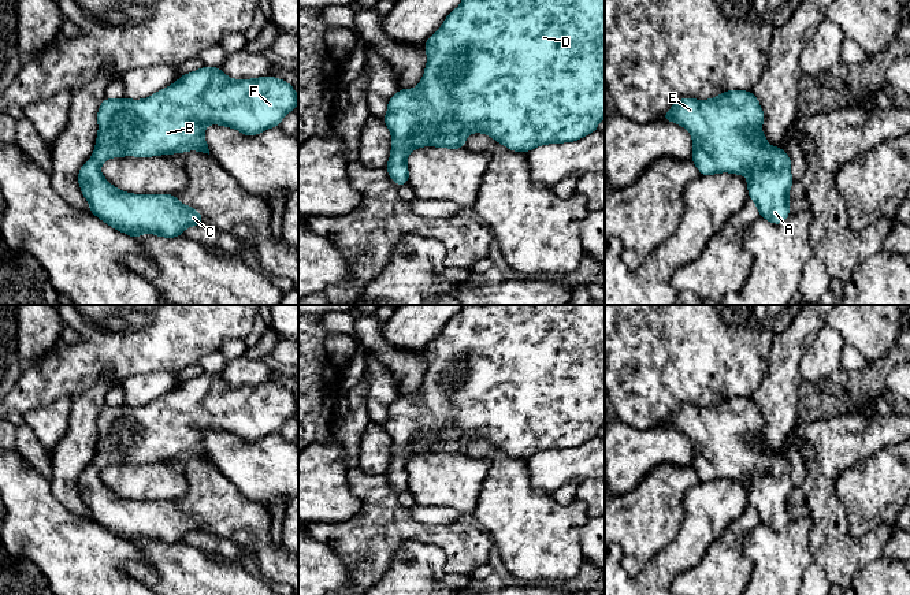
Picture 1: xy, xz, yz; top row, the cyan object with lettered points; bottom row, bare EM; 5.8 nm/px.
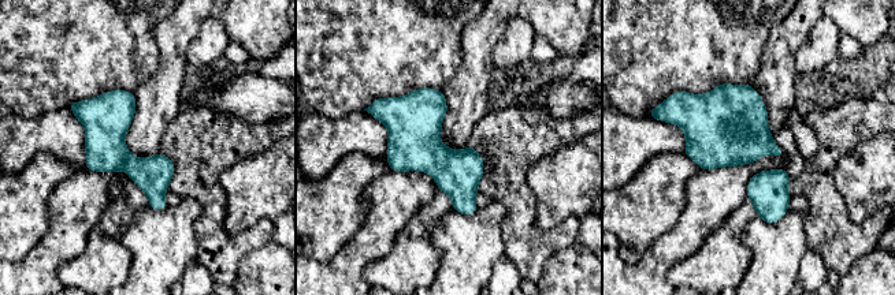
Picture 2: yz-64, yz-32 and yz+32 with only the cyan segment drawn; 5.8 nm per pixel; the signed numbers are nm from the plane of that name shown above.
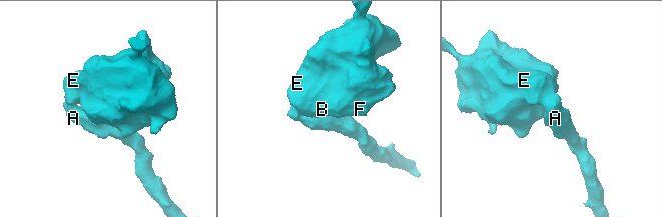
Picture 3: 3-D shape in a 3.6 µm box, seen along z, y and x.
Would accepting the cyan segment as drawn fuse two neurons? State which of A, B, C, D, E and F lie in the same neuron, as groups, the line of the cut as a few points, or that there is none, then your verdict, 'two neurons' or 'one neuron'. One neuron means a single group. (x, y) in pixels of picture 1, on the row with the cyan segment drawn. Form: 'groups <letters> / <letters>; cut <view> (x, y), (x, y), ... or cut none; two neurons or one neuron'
groups A B C D E F; cut none; one neuron

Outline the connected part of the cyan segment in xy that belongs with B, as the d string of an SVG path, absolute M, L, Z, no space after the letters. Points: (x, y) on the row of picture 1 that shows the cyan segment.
M203 66L187 72L172 85L153 93L148 98L127 97L111 100L105 97L97 111L99 133L92 159L78 171L78 183L88 200L89 212L133 238L144 233L156 237L182 237L186 227L201 226L201 213L178 201L175 194L133 194L112 186L101 174L100 166L109 157L151 157L160 155L198 150L209 155L204 140L207 124L237 129L252 137L271 127L278 127L285 115L298 104L294 88L272 75L252 79L231 79L219 67Z

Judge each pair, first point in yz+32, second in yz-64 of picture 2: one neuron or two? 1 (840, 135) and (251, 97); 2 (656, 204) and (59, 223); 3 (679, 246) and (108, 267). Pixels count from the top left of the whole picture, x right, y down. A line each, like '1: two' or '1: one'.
1: two
2: two
3: two

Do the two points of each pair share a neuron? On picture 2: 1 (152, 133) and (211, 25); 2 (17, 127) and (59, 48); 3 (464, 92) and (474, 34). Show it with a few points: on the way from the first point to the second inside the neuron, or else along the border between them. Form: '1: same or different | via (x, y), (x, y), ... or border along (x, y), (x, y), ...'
1: different | border along (197, 33), (189, 44), (186, 63)
2: different | border along (54, 109), (32, 118), (14, 115)
3: same | via (472, 78), (474, 48)

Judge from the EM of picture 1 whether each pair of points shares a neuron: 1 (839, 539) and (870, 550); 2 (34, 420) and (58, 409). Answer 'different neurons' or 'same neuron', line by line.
1: same neuron
2: same neuron

